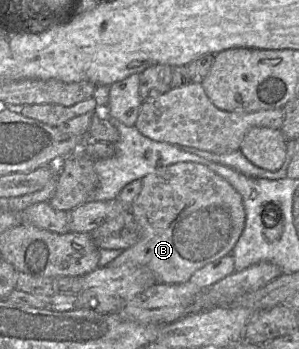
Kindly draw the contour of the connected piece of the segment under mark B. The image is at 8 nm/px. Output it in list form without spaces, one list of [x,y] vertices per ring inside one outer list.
[[[179,162],[161,167],[141,180],[141,191],[128,207],[138,225],[138,240],[107,267],[142,265],[153,271],[158,283],[179,284],[189,282],[195,271],[231,253],[245,226],[245,210],[241,195],[225,179],[204,165]]]

